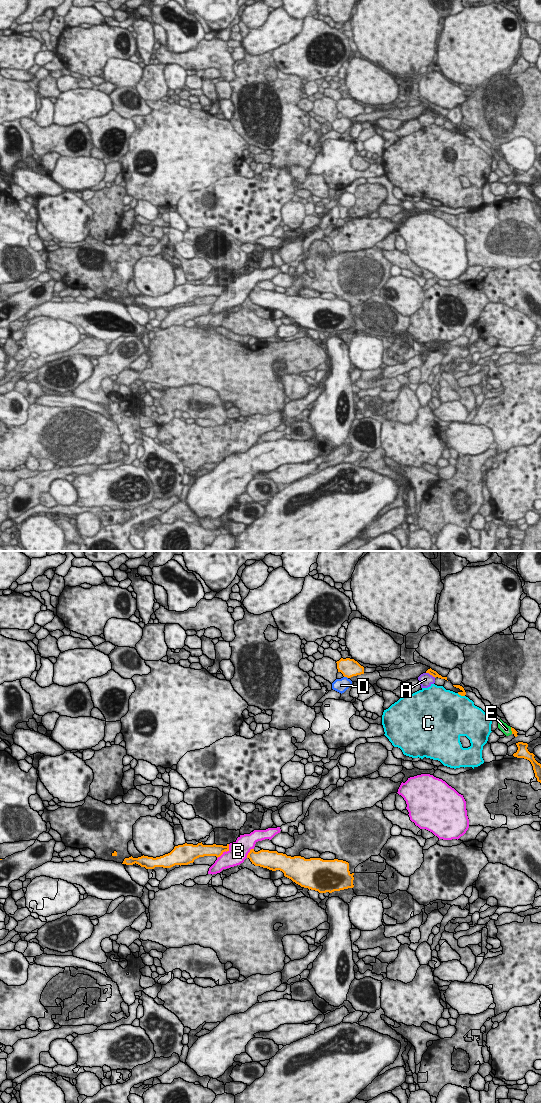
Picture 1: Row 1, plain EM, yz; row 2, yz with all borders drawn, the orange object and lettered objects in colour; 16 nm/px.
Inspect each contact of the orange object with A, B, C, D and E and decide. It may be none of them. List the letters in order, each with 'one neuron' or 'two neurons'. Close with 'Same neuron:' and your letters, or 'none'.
A: two neurons
B: two neurons
C: two neurons
D: two neurons
E: two neurons
Same neuron: none

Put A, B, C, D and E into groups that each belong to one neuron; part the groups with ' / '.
A / B / C / D / E

